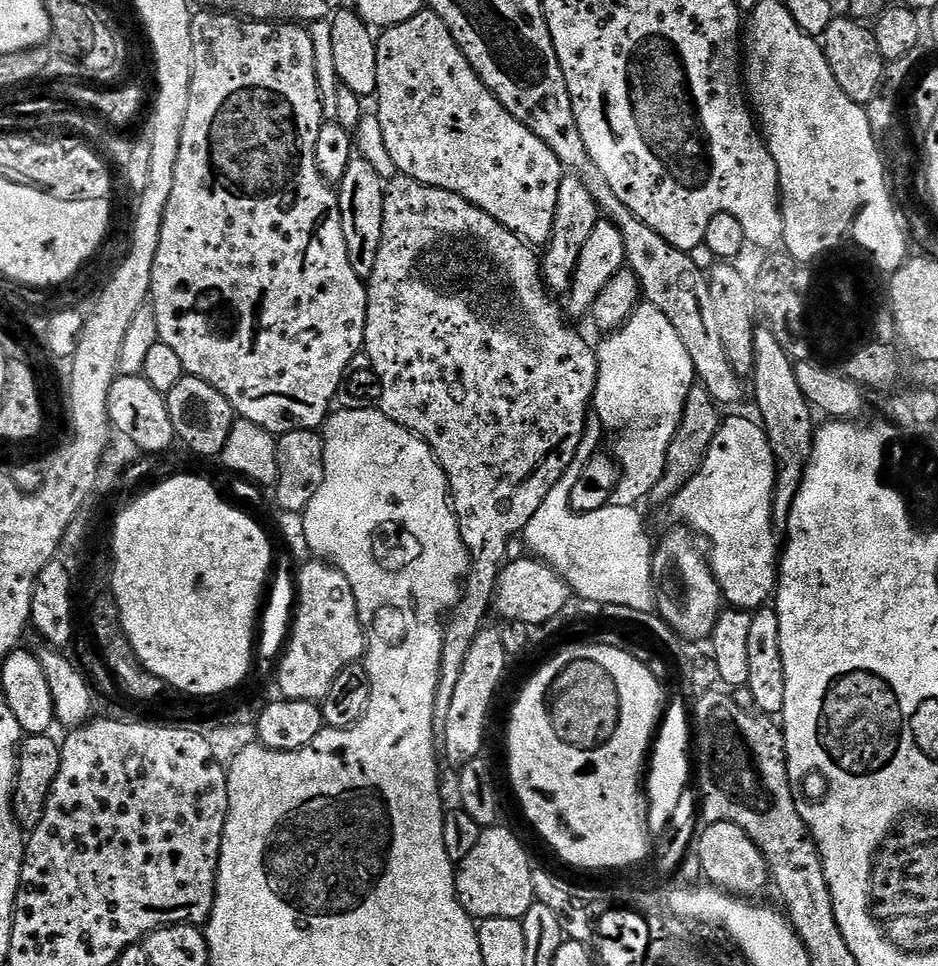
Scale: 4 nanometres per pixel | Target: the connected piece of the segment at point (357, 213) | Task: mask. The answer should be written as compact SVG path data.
M362 158L352 159L338 185L346 254L350 254L350 266L354 266L354 274L362 278L367 278L374 270L374 262L378 262L378 246L382 244L385 187L386 181L380 177L378 170L374 170L374 166Z

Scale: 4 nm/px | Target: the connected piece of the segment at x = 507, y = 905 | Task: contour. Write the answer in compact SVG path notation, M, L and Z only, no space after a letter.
M485 827L478 838L478 846L474 846L456 868L456 897L477 921L490 918L523 920L536 899L532 885L533 861L528 861L523 842L510 829L500 827Z

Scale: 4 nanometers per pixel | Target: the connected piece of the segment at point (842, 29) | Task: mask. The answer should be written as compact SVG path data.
M848 14L837 15L830 26L826 26L822 37L824 57L838 86L842 86L842 94L861 106L868 105L875 96L879 96L886 84L886 62L882 58L882 50L878 50L875 31L864 24L867 23Z

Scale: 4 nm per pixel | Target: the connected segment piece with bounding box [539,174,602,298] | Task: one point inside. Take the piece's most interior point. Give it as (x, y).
(576, 215)

